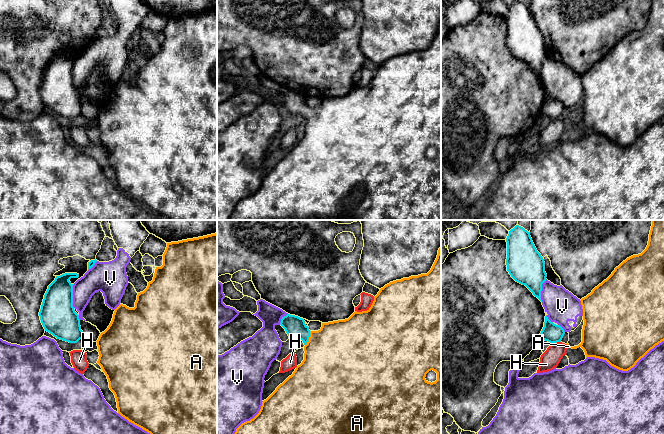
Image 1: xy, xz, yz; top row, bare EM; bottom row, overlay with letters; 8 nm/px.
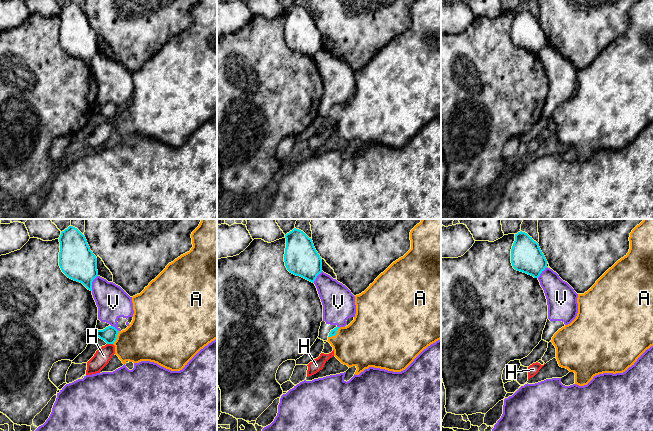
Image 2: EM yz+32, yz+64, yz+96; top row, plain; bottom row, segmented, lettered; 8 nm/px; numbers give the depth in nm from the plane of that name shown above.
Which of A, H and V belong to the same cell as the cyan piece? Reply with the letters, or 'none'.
A

